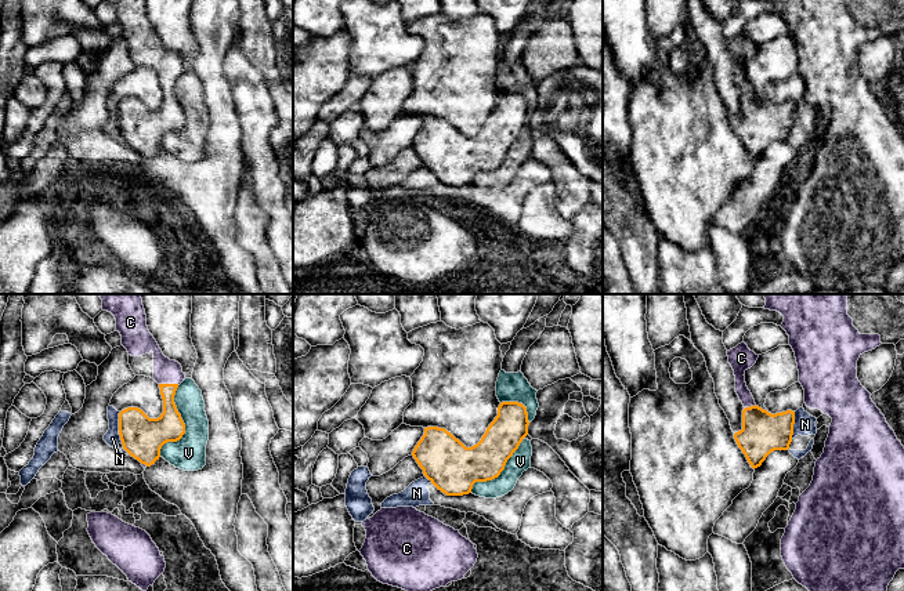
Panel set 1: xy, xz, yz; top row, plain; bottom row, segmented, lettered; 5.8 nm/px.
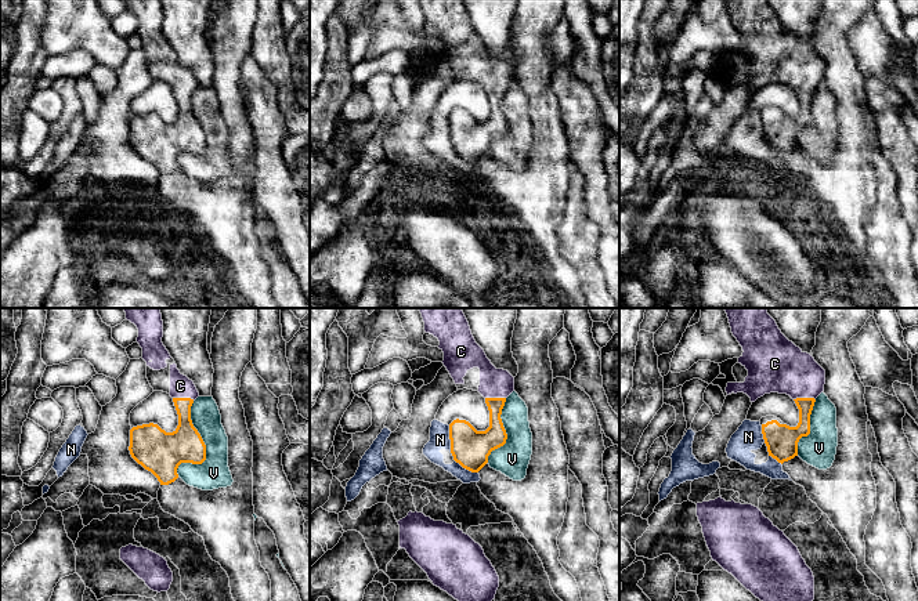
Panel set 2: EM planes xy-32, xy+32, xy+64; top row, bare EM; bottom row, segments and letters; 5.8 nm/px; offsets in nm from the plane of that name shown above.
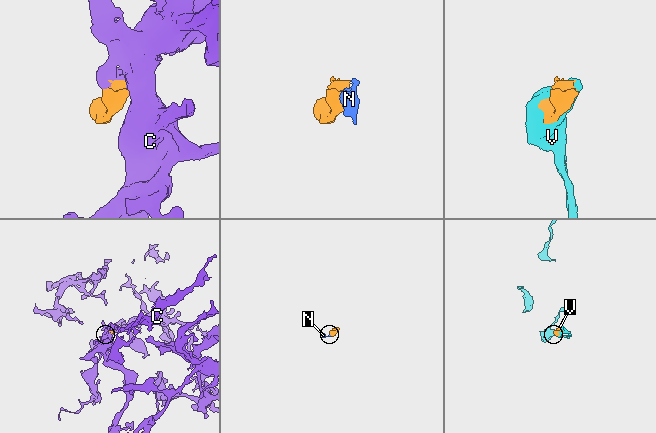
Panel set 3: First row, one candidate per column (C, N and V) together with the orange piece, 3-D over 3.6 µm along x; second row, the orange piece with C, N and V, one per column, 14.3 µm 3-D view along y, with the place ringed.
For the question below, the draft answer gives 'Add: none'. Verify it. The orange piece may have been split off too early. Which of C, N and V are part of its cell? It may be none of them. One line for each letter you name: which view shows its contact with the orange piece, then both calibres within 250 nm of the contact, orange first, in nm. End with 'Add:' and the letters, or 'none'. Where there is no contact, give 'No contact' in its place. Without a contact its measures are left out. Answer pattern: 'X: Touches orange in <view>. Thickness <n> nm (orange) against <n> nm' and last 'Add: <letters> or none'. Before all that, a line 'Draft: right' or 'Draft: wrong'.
Draft: wrong
C: Touches orange in xy. Thickness 170 nm (orange) against 140 nm
Add: C

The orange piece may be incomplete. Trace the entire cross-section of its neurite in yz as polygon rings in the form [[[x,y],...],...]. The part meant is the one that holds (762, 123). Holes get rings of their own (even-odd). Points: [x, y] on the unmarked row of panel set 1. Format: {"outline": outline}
{"outline": [[[744,32],[727,41],[727,47],[735,66],[735,83],[745,98],[742,101],[742,120],[734,124],[734,130],[755,160],[771,142],[789,139],[795,102],[771,105],[755,94],[744,65],[756,54],[759,46],[751,41]]]}

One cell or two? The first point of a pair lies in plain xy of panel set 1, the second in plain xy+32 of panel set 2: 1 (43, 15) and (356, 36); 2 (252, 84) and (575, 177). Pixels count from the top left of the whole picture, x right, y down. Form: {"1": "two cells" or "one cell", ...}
{"1": "one cell", "2": "two cells"}

